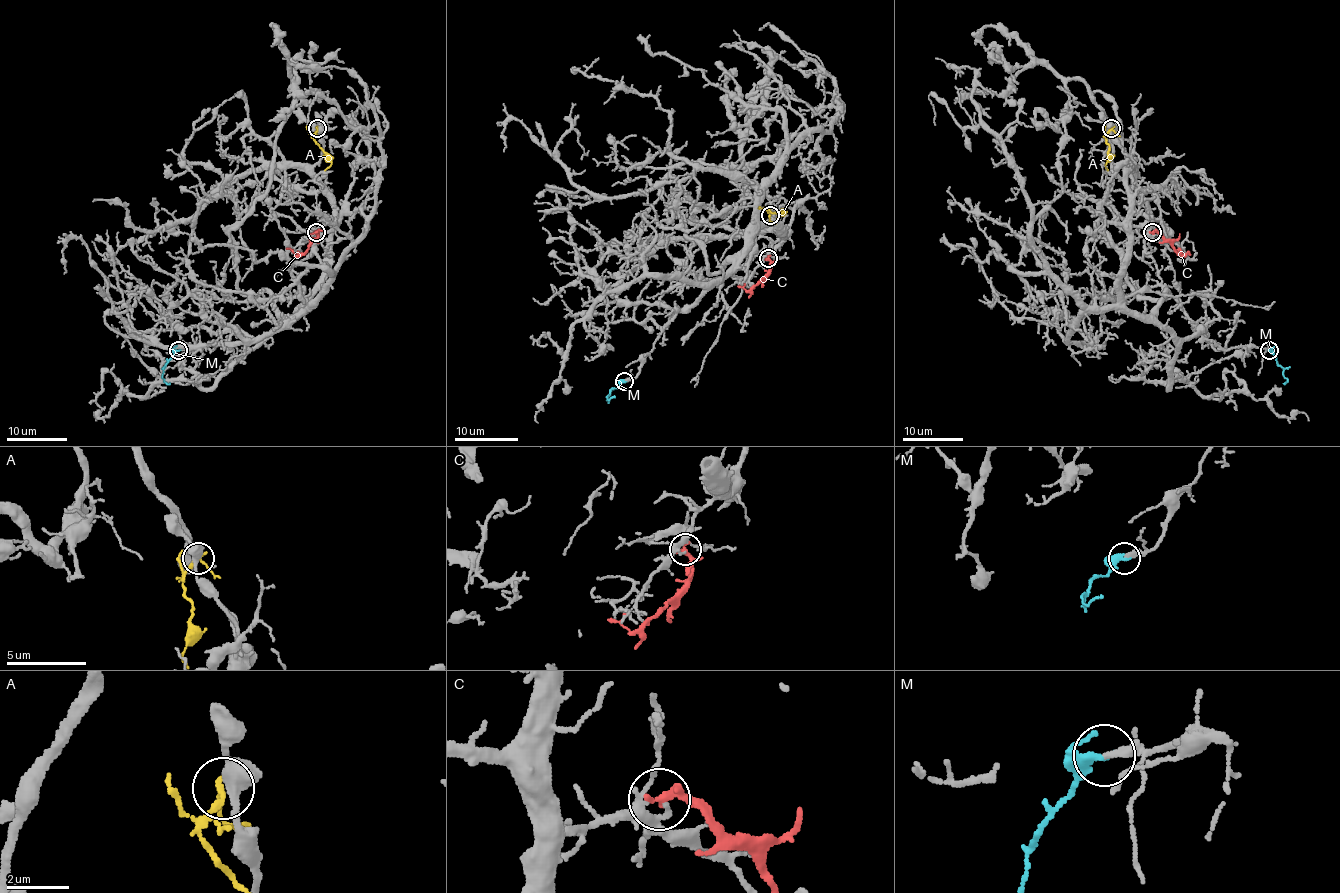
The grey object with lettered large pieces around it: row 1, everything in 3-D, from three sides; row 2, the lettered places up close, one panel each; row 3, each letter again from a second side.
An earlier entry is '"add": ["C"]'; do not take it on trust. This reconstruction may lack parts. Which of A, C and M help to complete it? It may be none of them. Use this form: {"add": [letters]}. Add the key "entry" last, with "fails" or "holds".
{"add": ["M"], "entry": "fails"}

